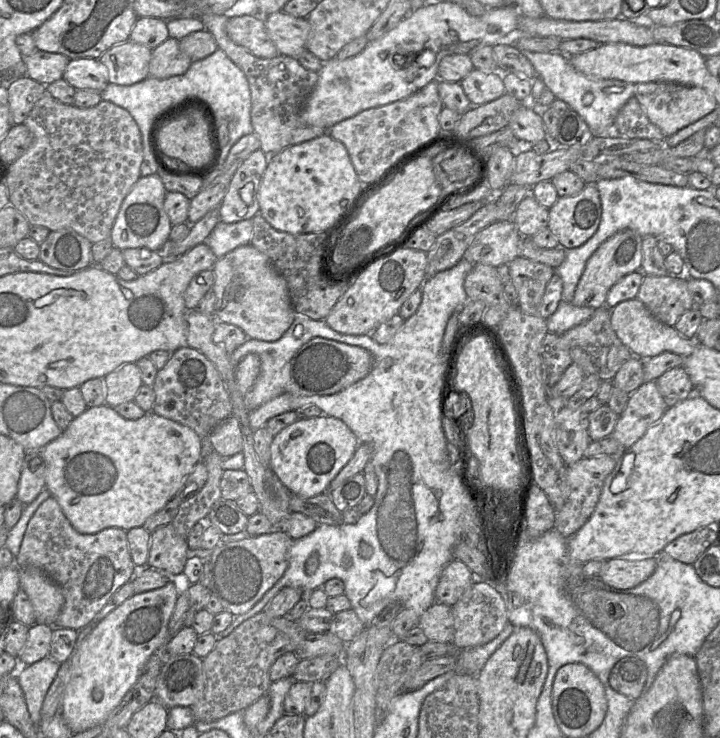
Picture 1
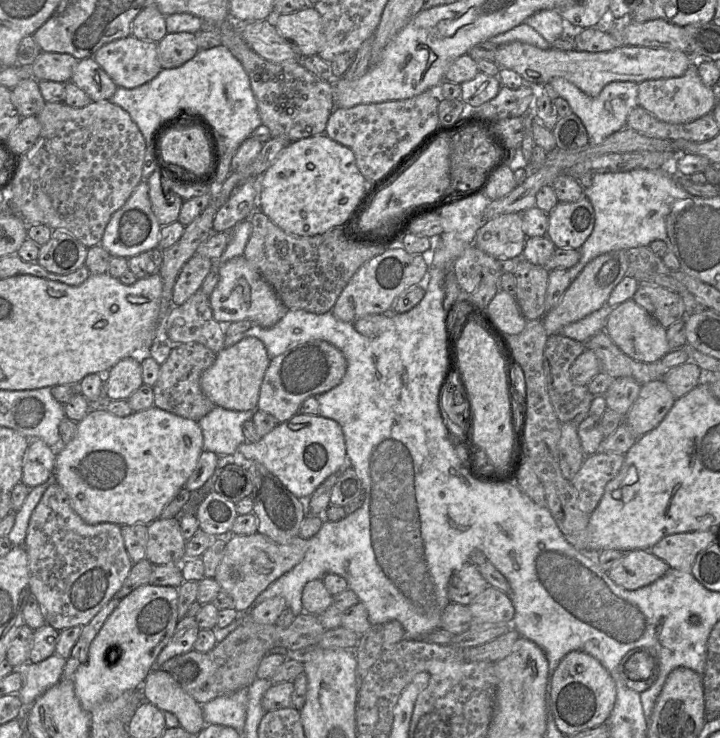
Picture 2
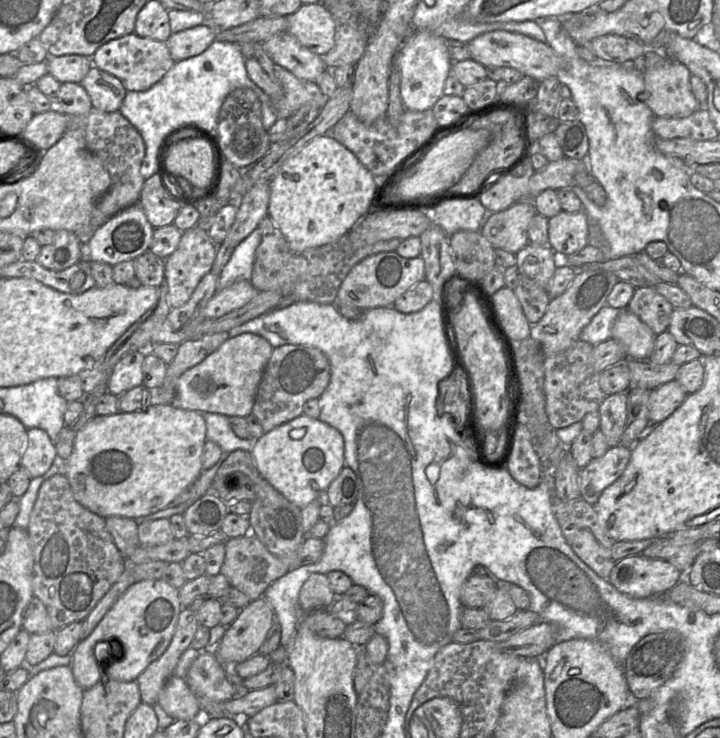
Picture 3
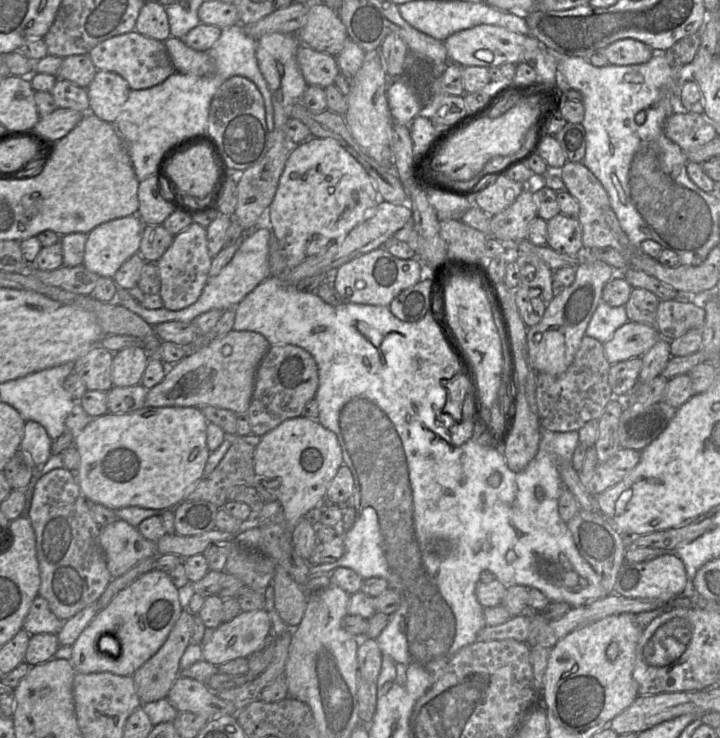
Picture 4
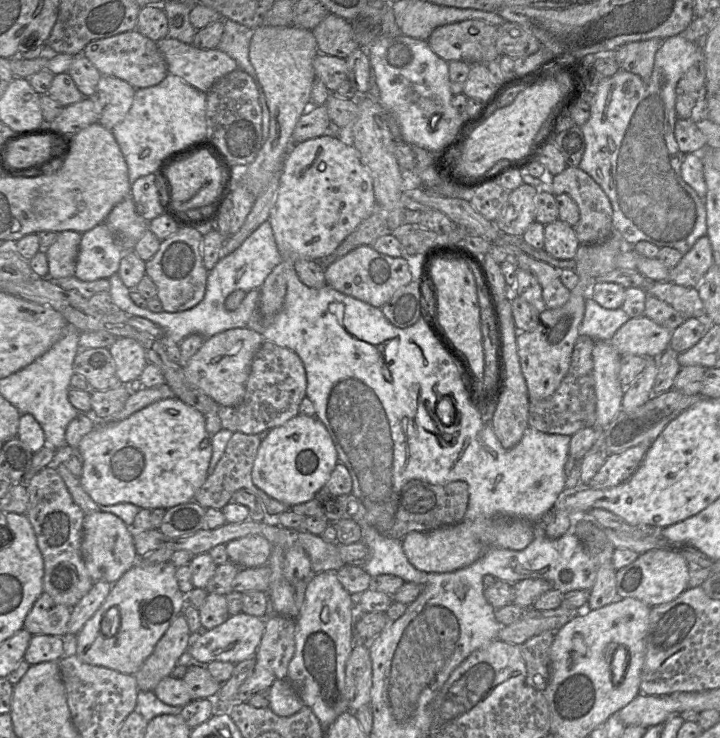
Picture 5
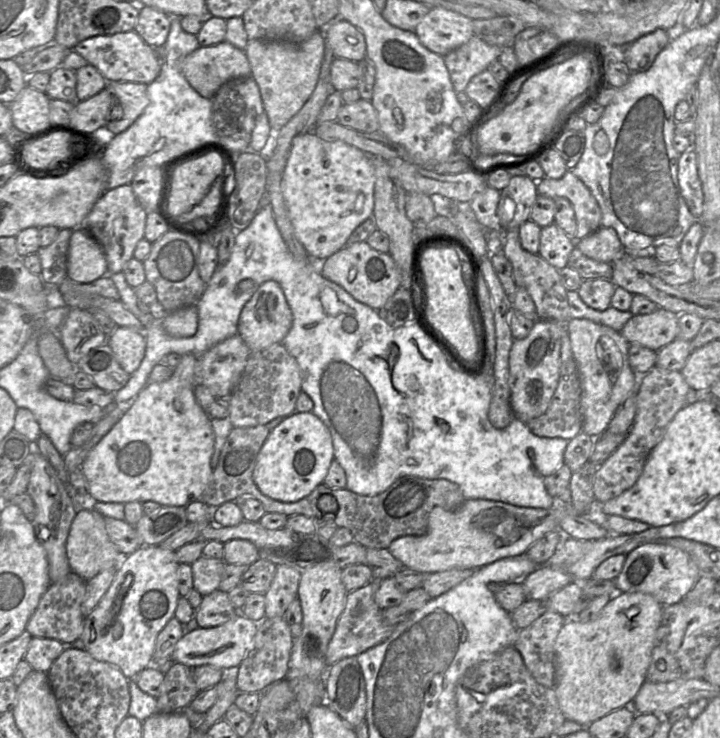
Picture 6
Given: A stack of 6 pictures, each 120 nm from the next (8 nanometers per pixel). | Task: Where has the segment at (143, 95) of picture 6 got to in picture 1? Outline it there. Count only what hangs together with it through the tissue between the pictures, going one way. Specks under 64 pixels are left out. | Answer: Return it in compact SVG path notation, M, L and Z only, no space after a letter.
M72 59L66 66L63 79L76 90L102 92L109 81L98 59Z

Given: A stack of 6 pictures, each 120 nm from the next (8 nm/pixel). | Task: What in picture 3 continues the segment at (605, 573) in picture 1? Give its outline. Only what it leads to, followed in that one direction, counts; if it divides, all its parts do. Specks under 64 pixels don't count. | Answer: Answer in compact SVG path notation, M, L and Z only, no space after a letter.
M638 554L616 562L608 580L629 597L646 598L673 588L682 572L668 561Z

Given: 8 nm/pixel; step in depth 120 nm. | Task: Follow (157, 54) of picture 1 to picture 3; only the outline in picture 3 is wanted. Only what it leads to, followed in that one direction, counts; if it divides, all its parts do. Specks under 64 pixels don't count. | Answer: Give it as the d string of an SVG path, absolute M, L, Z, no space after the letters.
M205 22L174 34L165 42L174 62L197 56L204 52L216 39L217 28Z

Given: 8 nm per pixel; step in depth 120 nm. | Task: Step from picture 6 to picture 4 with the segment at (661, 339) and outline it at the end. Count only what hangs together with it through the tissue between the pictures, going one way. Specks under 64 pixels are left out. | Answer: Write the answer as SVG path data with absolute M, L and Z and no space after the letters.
M628 321L603 345L606 359L613 365L632 358L641 358L661 338L656 327Z

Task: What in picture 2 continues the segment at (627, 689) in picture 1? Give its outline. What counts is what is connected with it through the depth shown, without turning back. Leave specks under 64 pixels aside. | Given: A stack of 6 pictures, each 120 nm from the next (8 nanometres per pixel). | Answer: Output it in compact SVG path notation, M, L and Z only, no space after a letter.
M639 647L629 651L621 660L619 671L631 690L642 693L658 677L658 660L654 649Z

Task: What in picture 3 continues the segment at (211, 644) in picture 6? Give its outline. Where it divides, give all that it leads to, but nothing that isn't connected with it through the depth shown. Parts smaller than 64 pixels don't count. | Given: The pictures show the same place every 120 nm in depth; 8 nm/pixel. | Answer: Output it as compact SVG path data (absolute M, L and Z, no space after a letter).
M264 597L252 600L240 609L238 616L226 628L219 644L212 648L221 663L240 663L259 653L266 634L273 622L273 609Z

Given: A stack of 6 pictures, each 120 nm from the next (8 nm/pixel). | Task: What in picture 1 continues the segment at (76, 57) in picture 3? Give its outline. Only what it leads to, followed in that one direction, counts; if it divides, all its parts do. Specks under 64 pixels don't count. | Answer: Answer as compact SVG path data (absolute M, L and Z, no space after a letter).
M35 50L24 57L26 75L43 85L62 79L70 59L63 54Z

